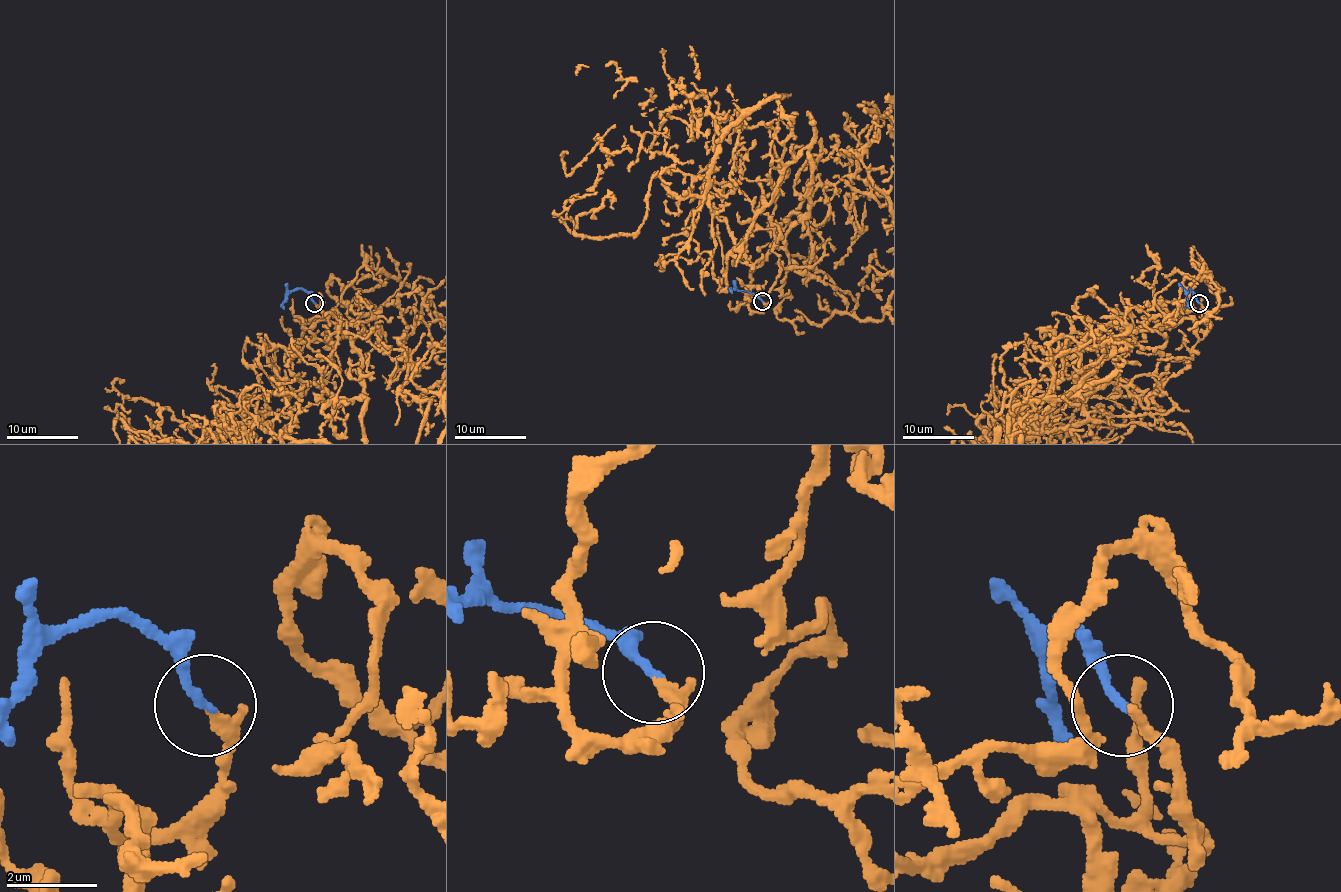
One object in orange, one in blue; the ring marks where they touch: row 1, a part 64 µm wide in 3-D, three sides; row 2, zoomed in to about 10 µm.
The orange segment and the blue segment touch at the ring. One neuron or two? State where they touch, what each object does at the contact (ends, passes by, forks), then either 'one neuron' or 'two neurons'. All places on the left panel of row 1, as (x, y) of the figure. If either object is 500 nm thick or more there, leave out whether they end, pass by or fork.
at (314, 303); orange ends there; blue ends there; one neuron

